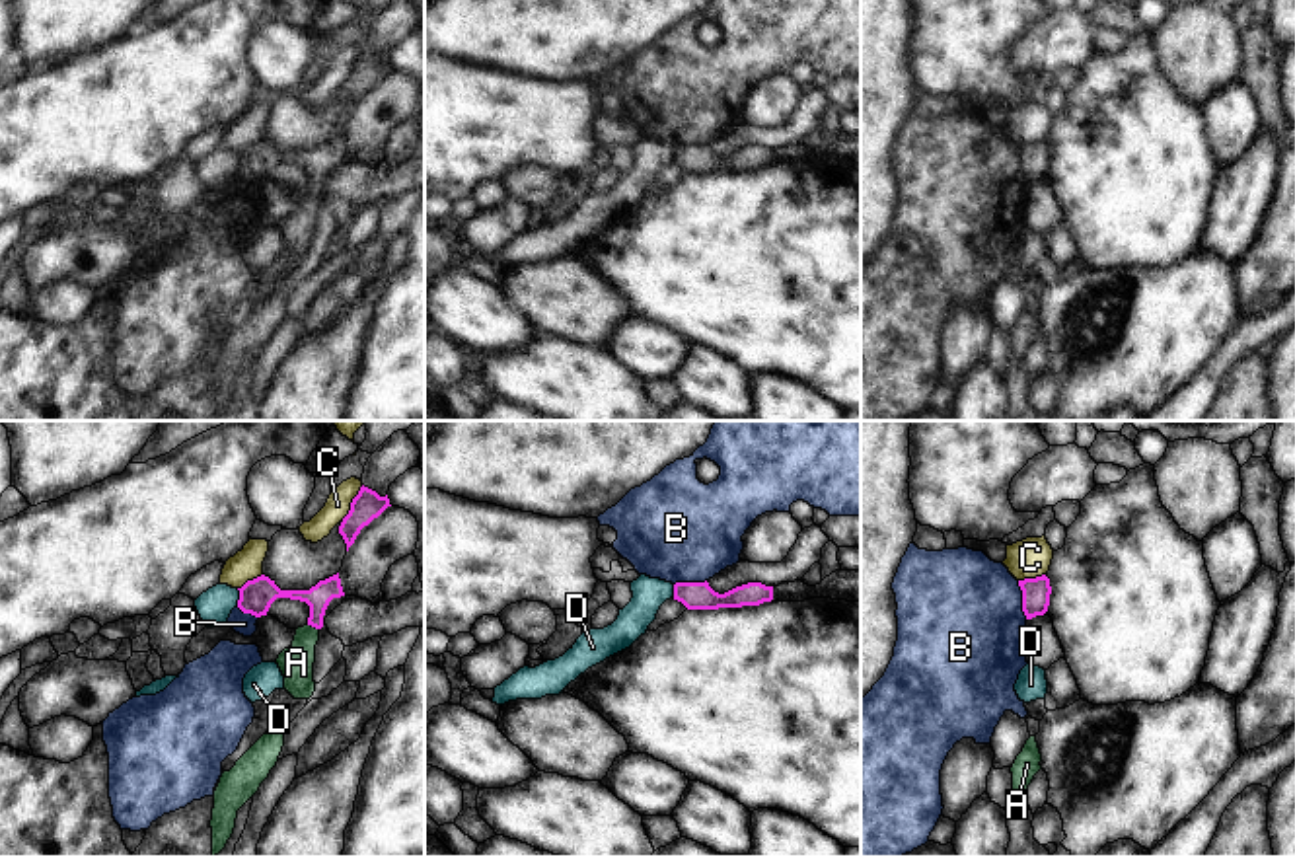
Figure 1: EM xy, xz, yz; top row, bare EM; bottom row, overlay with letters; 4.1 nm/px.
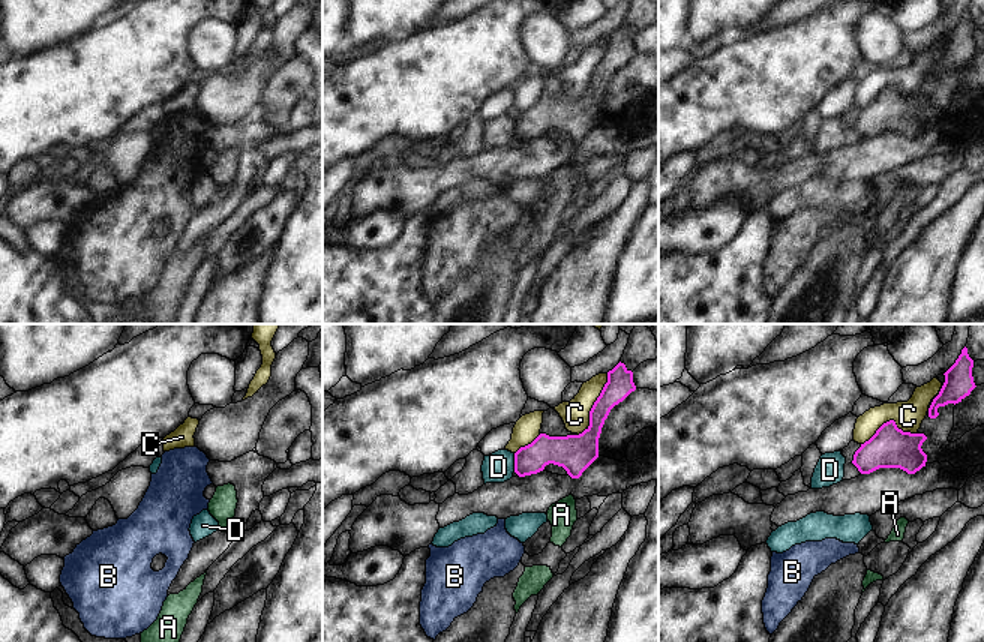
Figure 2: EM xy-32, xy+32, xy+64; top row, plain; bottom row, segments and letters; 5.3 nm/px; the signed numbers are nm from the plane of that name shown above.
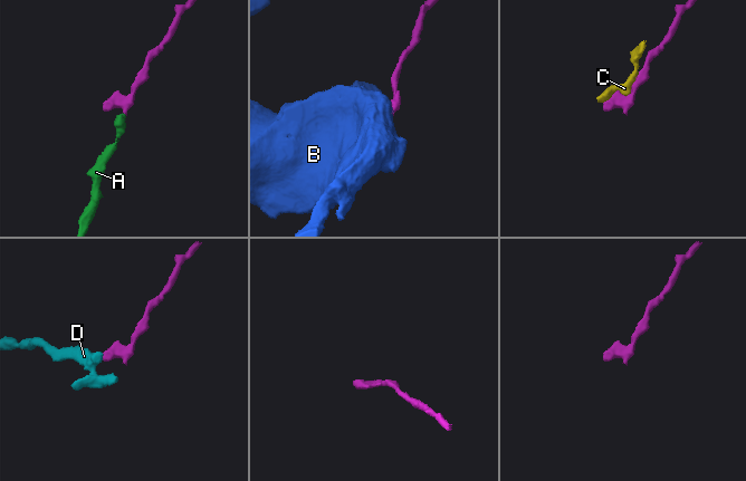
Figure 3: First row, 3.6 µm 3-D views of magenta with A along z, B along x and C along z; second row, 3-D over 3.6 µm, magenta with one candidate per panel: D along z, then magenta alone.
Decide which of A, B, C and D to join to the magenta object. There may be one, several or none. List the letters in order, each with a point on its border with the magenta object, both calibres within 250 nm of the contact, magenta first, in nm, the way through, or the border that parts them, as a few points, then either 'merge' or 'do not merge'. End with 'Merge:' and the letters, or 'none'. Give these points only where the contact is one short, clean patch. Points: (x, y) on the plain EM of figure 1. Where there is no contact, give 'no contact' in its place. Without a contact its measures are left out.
A: xy (314, 189) | 110/140 nm | across xy (263, 156), (302, 158), (314, 189), (296, 226) | merge
B: yz (1023, 164) | 110/480 nm | along yz (1017, 145), (1021, 174), (1027, 182) | do not merge
C: xy (351, 67) | 120/100 nm | do not merge
D: xy (240, 160) | 140/140 nm | do not merge
Merge: A

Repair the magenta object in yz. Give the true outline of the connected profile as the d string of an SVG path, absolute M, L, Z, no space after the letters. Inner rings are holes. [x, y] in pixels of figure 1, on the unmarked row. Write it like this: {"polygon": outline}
{"polygon": "M1046 138L1036 142L1024 142L1018 144L1018 150L1022 154L1022 175L1026 183L1032 183L1036 179L1044 179L1050 169L1050 142Z"}

